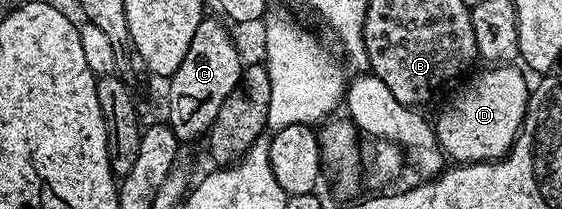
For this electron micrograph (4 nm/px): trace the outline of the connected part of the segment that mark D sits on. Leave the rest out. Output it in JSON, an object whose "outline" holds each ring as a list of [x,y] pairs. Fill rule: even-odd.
{"outline":[[[514,65],[487,68],[490,70],[464,86],[438,121],[435,120],[439,147],[451,160],[474,164],[477,161],[497,160],[509,152],[526,117],[526,105],[532,96],[531,86],[526,86],[527,74],[520,73],[516,68]]]}

